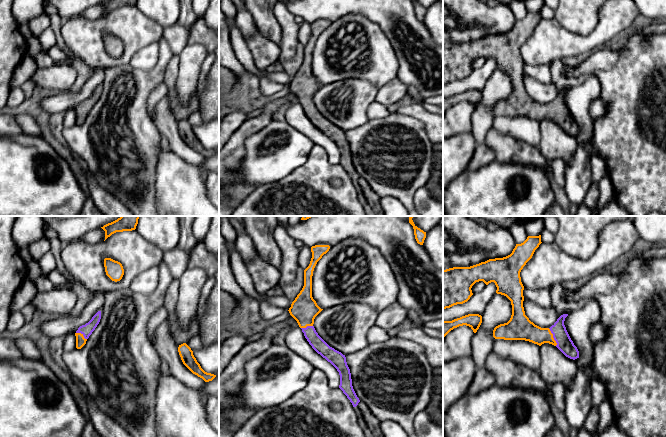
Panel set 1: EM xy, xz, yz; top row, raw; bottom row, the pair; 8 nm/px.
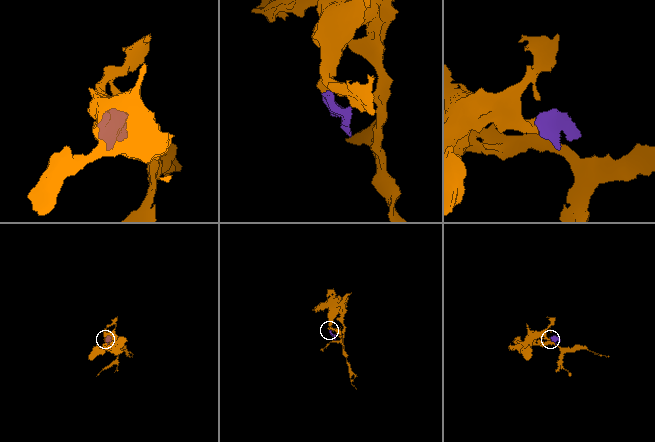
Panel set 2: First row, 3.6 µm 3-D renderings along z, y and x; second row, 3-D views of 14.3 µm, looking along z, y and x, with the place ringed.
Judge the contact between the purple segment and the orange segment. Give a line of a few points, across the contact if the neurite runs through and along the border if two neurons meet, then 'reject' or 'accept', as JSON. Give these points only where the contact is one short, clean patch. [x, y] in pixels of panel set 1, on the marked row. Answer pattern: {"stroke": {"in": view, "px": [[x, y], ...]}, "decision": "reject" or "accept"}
{"stroke": {"in": "yz", "px": [[564, 343], [558, 337], [553, 337], [536, 335], [523, 329]]}, "decision": "accept"}

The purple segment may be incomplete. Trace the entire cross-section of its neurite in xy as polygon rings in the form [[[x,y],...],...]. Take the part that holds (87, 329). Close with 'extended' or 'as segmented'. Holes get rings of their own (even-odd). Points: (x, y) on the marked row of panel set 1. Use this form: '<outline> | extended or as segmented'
[[[98,311],[88,323],[78,328],[75,333],[77,349],[81,349],[86,344],[87,339],[99,324],[100,319],[101,311]]] | extended

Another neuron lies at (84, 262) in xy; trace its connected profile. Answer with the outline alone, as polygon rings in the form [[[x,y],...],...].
[[[135,230],[116,232],[96,244],[77,239],[63,245],[61,250],[69,277],[97,293],[128,289],[136,276],[159,266],[163,255],[164,251]],[[105,258],[122,264],[124,275],[120,281],[112,281],[106,275]]]

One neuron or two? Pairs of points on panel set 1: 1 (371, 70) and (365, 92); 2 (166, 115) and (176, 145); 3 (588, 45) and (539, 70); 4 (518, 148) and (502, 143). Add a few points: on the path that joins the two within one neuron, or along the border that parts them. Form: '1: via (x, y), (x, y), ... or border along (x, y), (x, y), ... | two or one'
1: border along (343, 80), (365, 79), (378, 88) | two
2: via (166, 122), (174, 138) | one
3: border along (525, 63), (547, 64), (549, 66) | two
4: via (514, 148), (506, 147) | one

